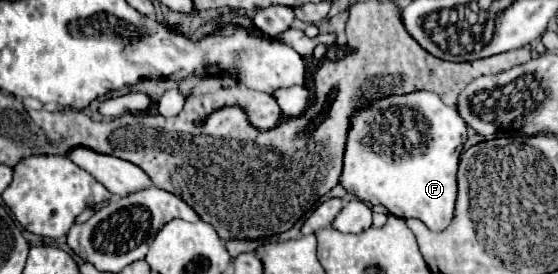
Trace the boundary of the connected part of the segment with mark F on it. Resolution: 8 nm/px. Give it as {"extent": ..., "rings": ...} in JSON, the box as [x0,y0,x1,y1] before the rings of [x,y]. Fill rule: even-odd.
{"extent":[341,90,465,232],"rings":[[[419,90],[395,96],[395,116],[383,116],[381,104],[377,108],[375,100],[351,116],[341,186],[363,202],[385,206],[393,216],[417,218],[433,232],[445,230],[455,218],[457,166],[465,142],[465,120],[457,108],[443,104],[435,92]],[[393,134],[401,142],[403,152],[409,144],[411,156],[403,154],[403,158],[393,158]]]}

